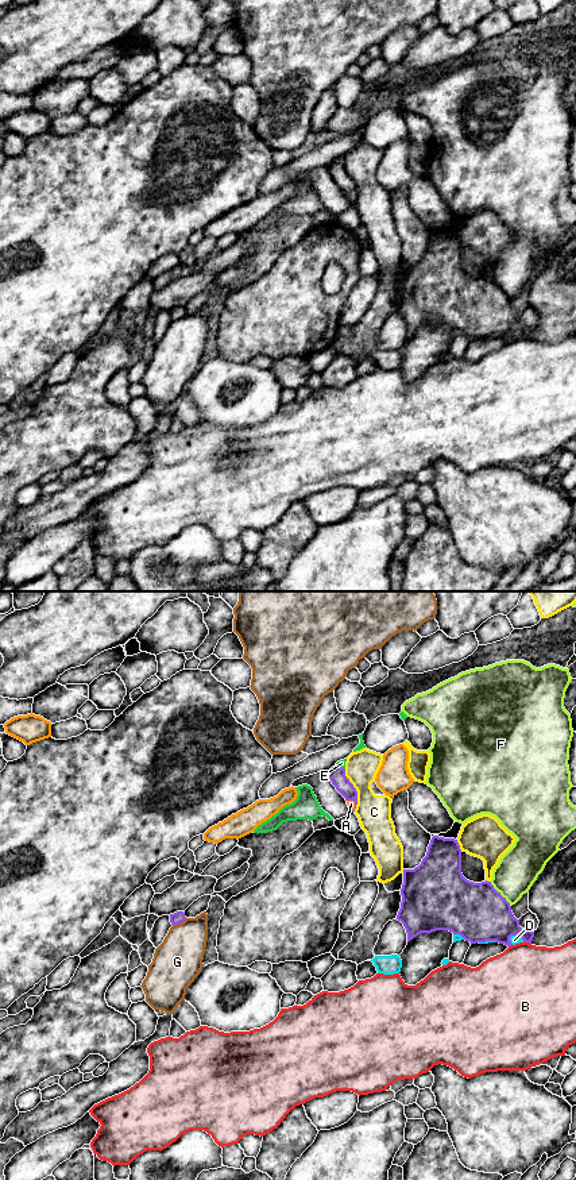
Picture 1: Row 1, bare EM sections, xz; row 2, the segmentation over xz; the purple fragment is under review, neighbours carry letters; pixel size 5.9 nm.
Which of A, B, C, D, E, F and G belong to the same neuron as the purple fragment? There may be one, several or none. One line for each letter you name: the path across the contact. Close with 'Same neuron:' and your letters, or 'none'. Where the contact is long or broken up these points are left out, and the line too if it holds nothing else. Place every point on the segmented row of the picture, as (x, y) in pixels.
Same neuron: none

